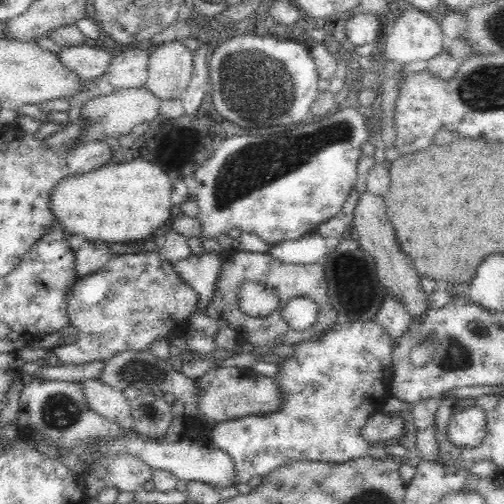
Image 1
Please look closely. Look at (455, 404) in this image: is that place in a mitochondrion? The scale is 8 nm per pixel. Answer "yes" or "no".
no

